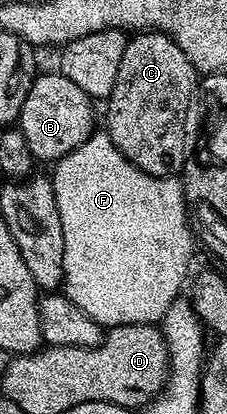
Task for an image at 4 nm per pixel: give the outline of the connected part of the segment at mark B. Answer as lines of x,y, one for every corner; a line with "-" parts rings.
59,70
41,71
32,81
18,119
18,127
22,134
26,134
26,146
30,146
33,157
37,161
57,162
86,142
97,127
92,107
92,97
85,94
76,83
70,82
70,78
66,78

